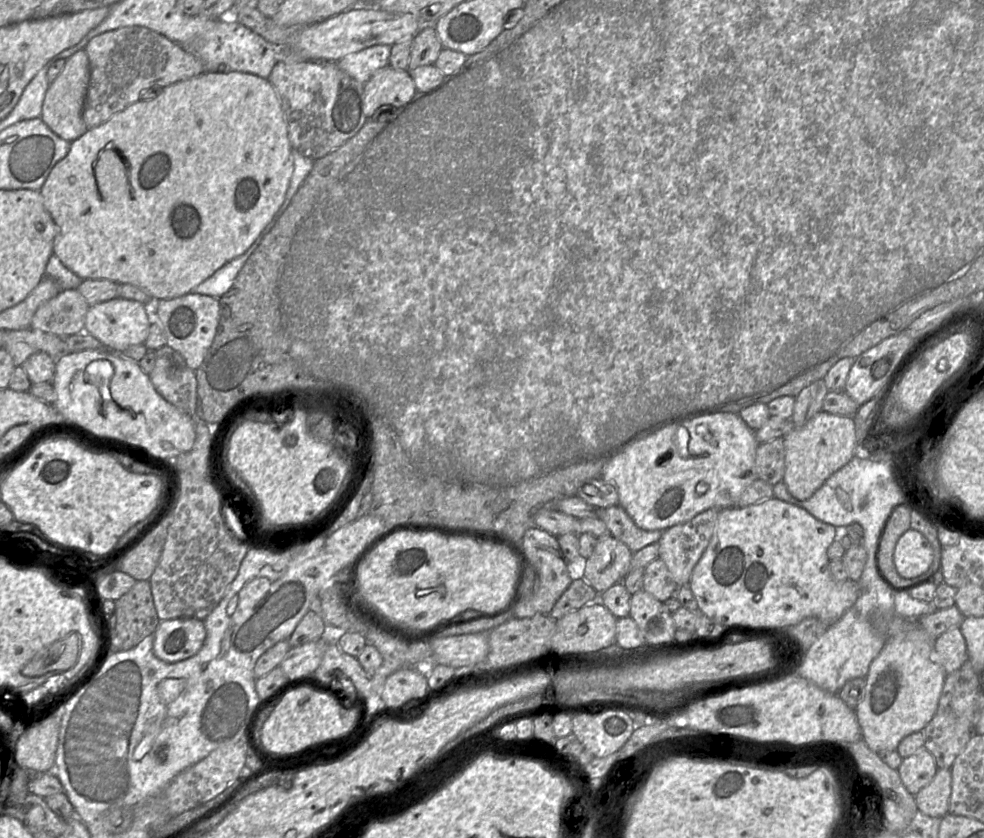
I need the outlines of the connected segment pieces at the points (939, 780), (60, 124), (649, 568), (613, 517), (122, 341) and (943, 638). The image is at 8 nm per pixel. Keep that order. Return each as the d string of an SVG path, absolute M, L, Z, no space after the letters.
M938 768L932 781L914 795L918 810L927 816L937 818L948 814L951 782L951 770Z
M81 49L66 59L63 71L47 90L41 118L57 135L69 142L73 142L88 130L83 120L83 109L89 82L89 58L86 51Z
M657 558L644 568L643 590L664 602L678 588L665 562Z
M620 505L599 510L598 518L606 524L610 534L627 545L633 553L658 543L662 536L661 530L640 529Z
M117 297L92 305L86 314L84 332L99 340L105 348L117 353L122 353L132 345L144 344L153 322L152 307L155 301L157 300L150 299L148 303L140 303Z
M950 628L938 636L934 648L946 675L959 670L968 660L966 642L960 628Z

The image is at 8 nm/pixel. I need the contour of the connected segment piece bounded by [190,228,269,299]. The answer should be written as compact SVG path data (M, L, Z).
M264 228L243 254L225 263L210 277L192 289L190 293L208 295L219 299L232 287L237 274L246 262L245 259L248 259L248 256L257 248L262 240L261 236L265 234L268 229L269 228Z

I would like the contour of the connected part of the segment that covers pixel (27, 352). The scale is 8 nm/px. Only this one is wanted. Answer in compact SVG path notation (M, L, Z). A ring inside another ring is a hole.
M30 328L6 331L4 349L10 354L17 367L38 352L44 352L53 358L69 353L66 352L65 338Z

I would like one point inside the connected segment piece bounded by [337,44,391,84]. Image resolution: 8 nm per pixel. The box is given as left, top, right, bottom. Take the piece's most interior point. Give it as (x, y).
(360, 65)

